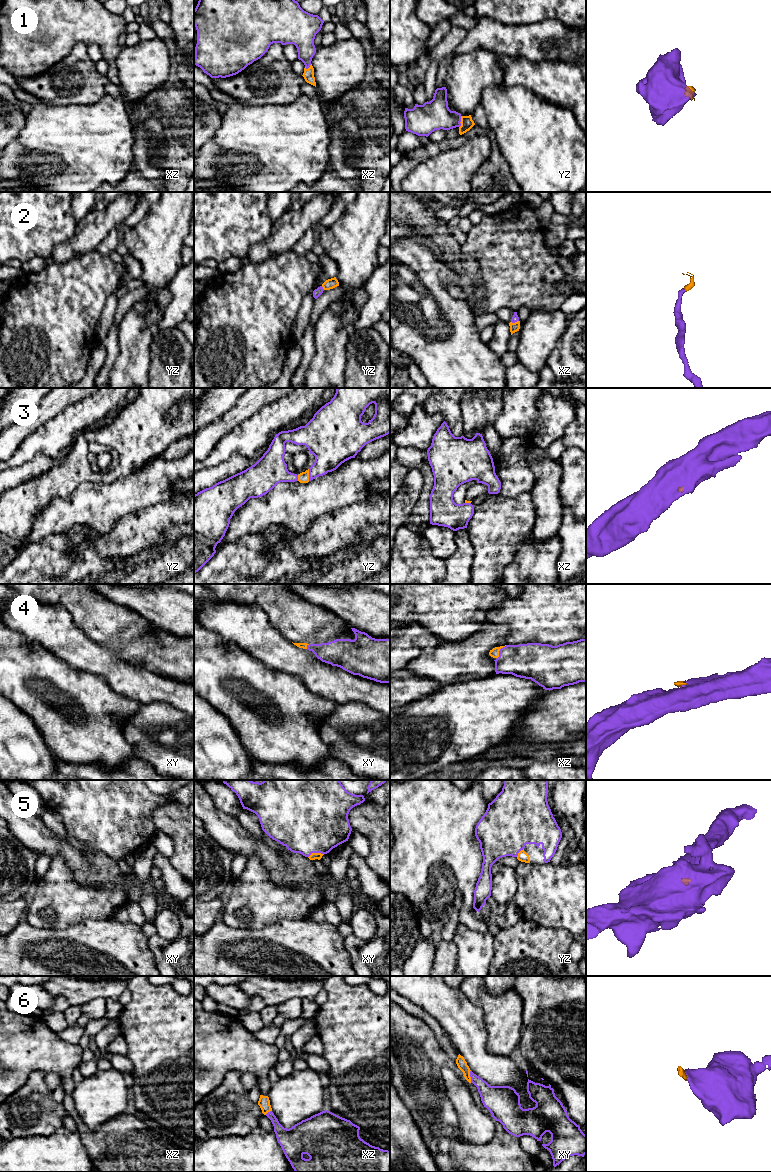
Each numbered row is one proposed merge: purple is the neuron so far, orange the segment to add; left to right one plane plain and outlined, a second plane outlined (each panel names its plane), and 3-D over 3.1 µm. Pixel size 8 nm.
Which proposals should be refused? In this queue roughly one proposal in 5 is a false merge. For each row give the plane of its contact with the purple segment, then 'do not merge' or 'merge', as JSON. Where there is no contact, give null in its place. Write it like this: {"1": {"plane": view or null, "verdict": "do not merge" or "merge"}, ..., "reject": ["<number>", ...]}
{"1": {"plane": "yz", "verdict": "merge"}, "2": {"plane": "yz", "verdict": "merge"}, "3": {"plane": "yz", "verdict": "merge"}, "4": {"plane": "xz", "verdict": "merge"}, "5": {"plane": "xy", "verdict": "merge"}, "6": {"plane": "xy", "verdict": "merge"}, "reject": []}

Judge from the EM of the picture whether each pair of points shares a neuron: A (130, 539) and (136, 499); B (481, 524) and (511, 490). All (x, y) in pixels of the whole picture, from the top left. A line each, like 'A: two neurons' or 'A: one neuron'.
A: two neurons
B: two neurons

